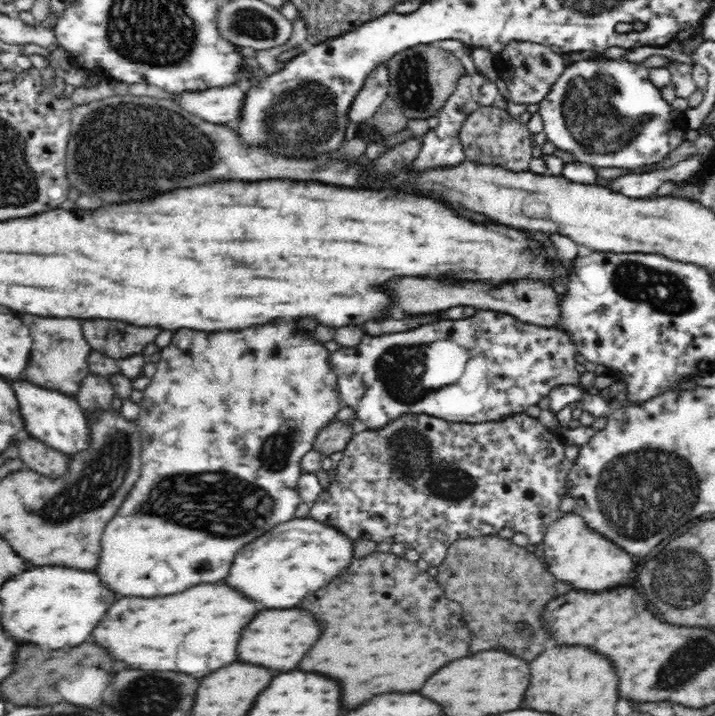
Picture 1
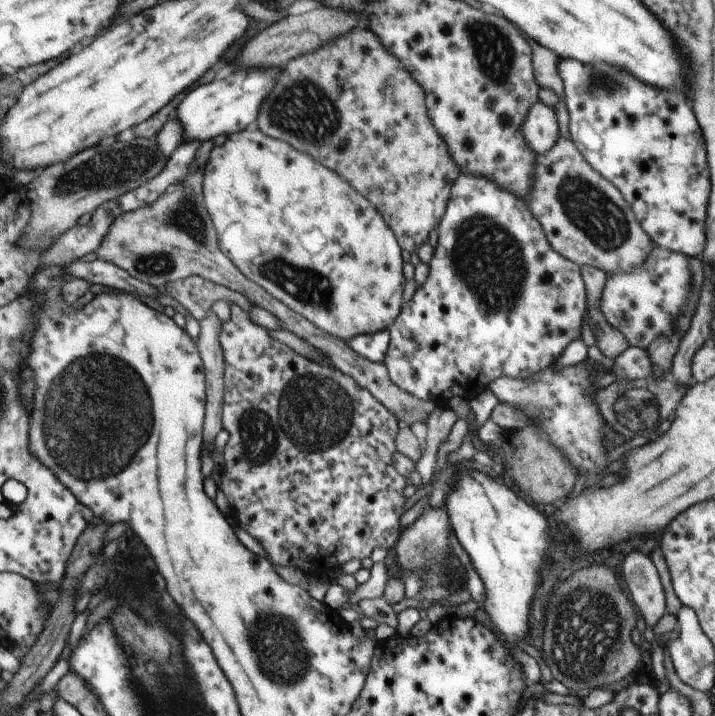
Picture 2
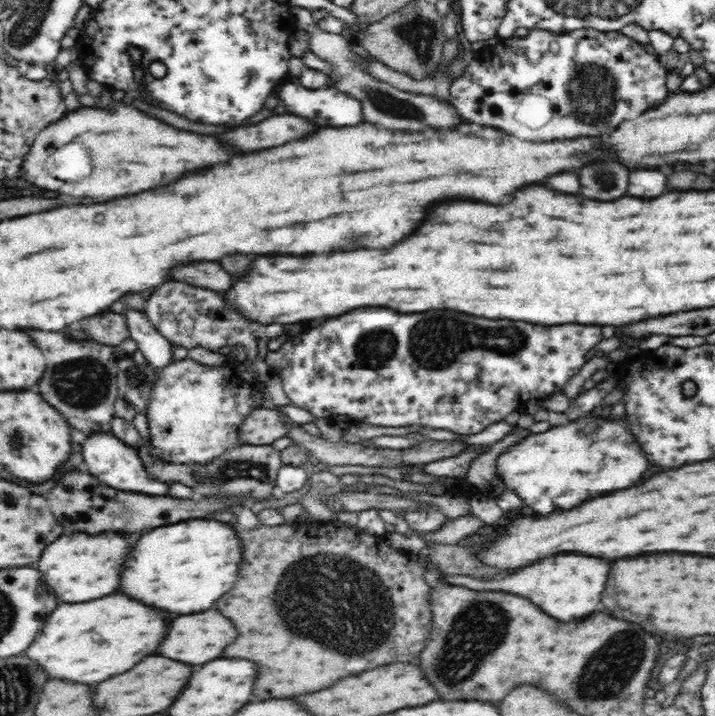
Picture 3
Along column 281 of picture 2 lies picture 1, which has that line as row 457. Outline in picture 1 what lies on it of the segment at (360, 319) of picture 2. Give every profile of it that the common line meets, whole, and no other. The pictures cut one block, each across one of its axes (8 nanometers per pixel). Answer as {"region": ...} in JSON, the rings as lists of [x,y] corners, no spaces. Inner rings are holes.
{"region":[[[276,318],[276,322],[268,322],[264,326],[238,330],[238,332],[196,332],[196,330],[175,330],[170,345],[160,352],[157,369],[150,384],[143,390],[143,399],[136,424],[140,429],[142,466],[140,478],[134,484],[130,496],[120,508],[118,516],[108,524],[102,536],[102,560],[98,566],[98,574],[102,580],[122,596],[168,596],[184,592],[202,582],[224,582],[228,578],[228,570],[244,542],[252,542],[258,536],[266,534],[280,522],[288,522],[296,518],[296,508],[302,504],[297,491],[297,484],[302,472],[301,458],[314,449],[316,436],[322,428],[336,421],[336,414],[343,407],[340,393],[337,392],[336,371],[330,365],[330,352],[322,341],[318,341],[310,332],[298,326],[298,320]]]}

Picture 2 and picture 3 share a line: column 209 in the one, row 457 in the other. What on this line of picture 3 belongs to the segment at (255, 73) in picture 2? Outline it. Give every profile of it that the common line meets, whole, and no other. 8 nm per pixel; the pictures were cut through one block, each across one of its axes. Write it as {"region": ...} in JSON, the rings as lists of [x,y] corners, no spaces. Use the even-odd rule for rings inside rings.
{"region":[[[111,432],[94,434],[92,438],[86,438],[86,442],[82,442],[82,454],[86,460],[85,471],[90,472],[90,475],[96,477],[100,482],[108,484],[110,488],[126,493],[171,497],[168,495],[168,482],[150,477],[138,451]]]}

